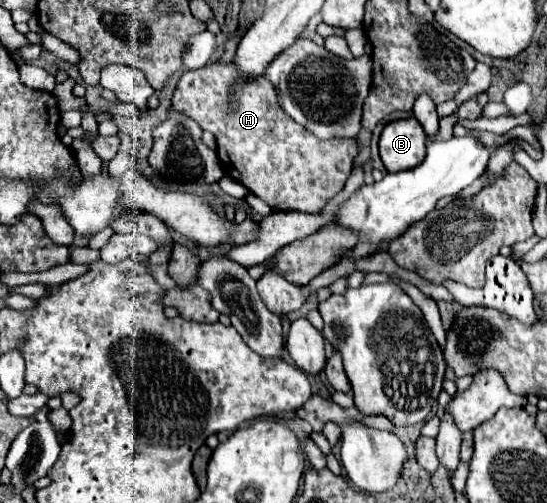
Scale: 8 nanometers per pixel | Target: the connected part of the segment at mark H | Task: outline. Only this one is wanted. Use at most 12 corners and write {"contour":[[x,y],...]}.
{"contour":[[213,62],[173,108],[223,172],[277,210],[319,214],[355,140],[315,140],[267,78]]}

